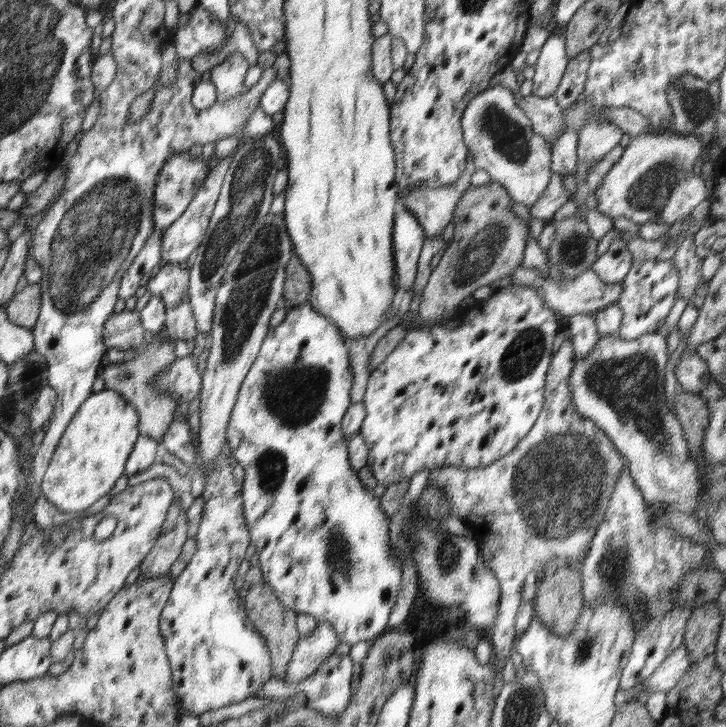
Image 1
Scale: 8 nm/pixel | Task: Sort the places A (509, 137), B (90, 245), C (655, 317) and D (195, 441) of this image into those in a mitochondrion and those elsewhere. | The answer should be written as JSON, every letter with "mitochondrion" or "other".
{"A":"mitochondrion","B":"mitochondrion","C":"other","D":"other"}

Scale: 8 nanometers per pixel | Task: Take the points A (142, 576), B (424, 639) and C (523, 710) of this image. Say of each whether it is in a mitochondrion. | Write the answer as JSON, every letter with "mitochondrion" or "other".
{"A":"other","B":"other","C":"mitochondrion"}

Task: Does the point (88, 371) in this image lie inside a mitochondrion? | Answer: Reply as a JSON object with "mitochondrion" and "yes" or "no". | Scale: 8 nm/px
{"mitochondrion":"no"}

